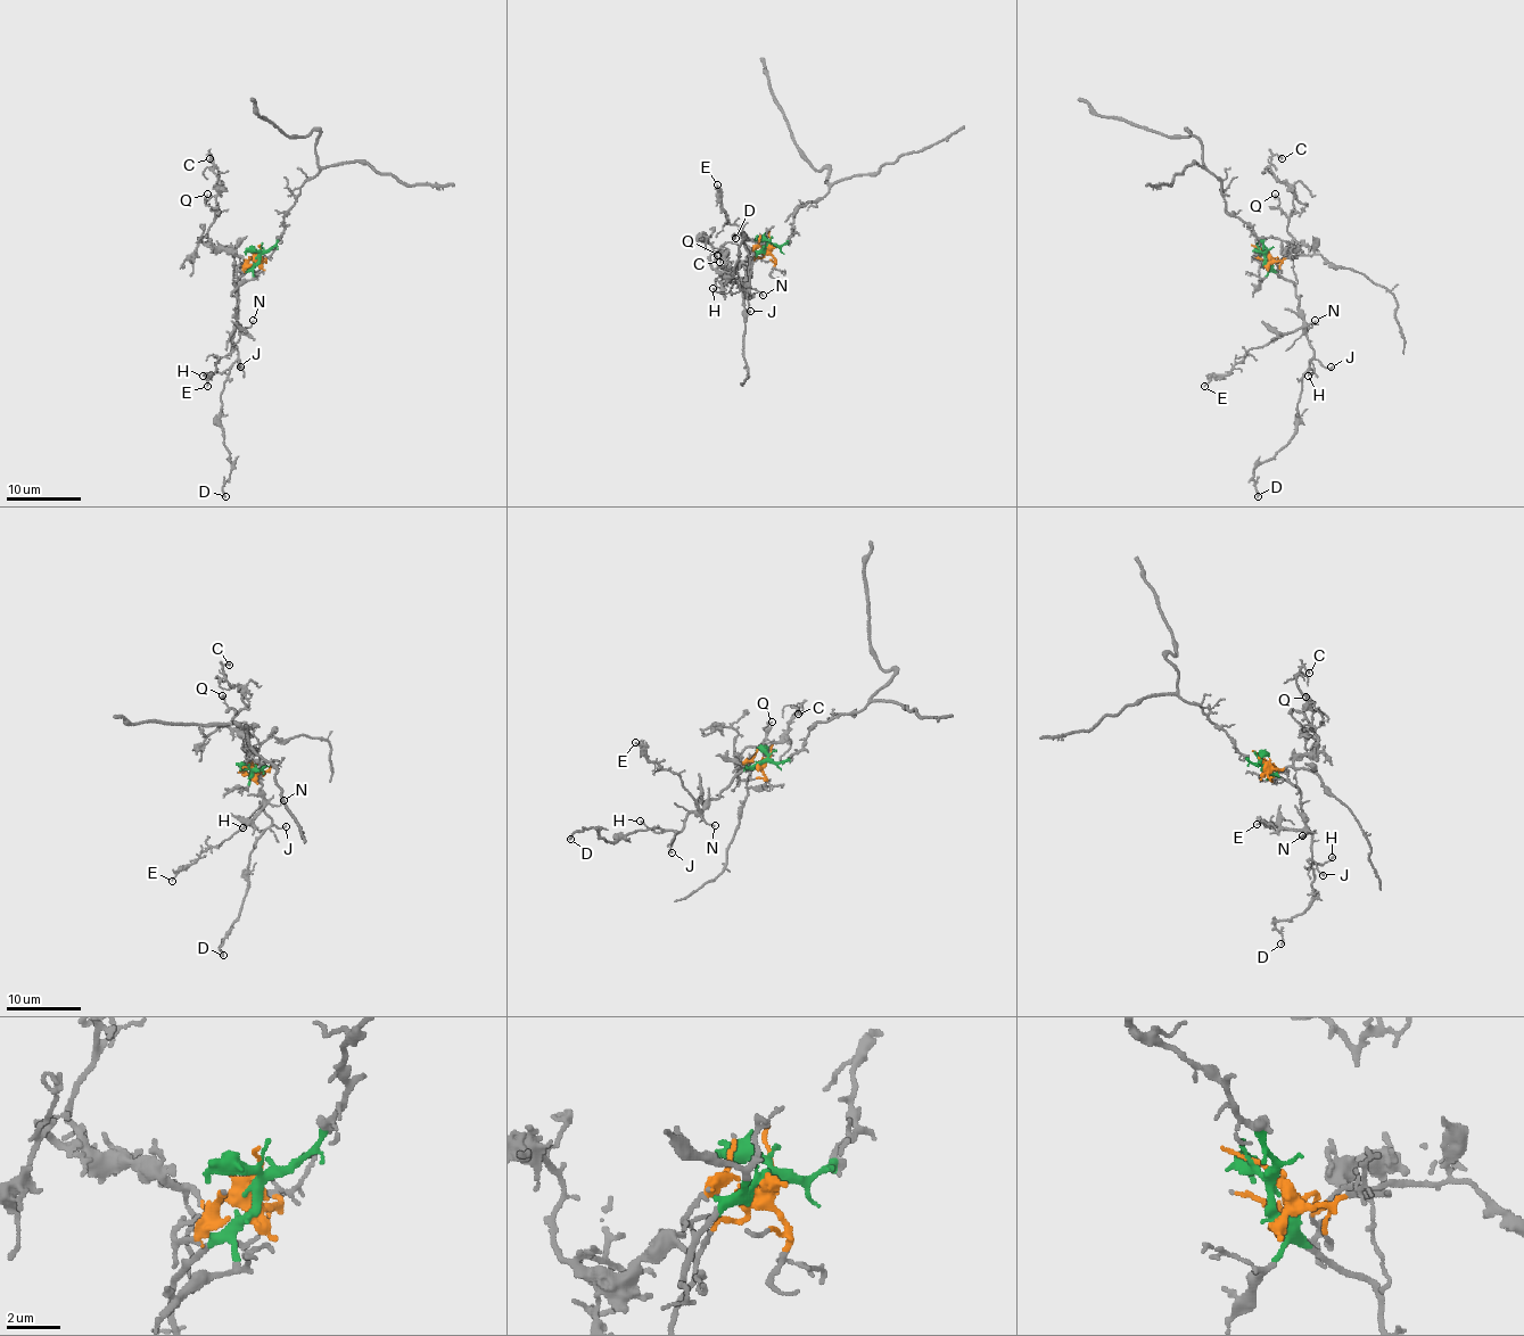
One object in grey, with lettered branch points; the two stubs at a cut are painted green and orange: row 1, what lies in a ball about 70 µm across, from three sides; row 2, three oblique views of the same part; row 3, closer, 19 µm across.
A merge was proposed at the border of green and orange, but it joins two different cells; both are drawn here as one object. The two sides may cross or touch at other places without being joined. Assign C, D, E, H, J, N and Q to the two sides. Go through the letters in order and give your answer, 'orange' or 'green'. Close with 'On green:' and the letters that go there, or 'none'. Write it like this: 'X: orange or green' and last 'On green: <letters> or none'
C: orange
D: green
E: green
H: green
J: green
N: green
Q: orange
On green: D, E, H, J, N

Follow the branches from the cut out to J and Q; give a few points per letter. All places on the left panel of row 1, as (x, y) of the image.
J: (257, 253), (257, 261), (235, 282), (239, 299), (237, 328), (231, 340), (240, 367)
Q: (257, 253), (245, 261), (214, 246), (207, 237), (214, 214), (205, 203), (207, 194)

